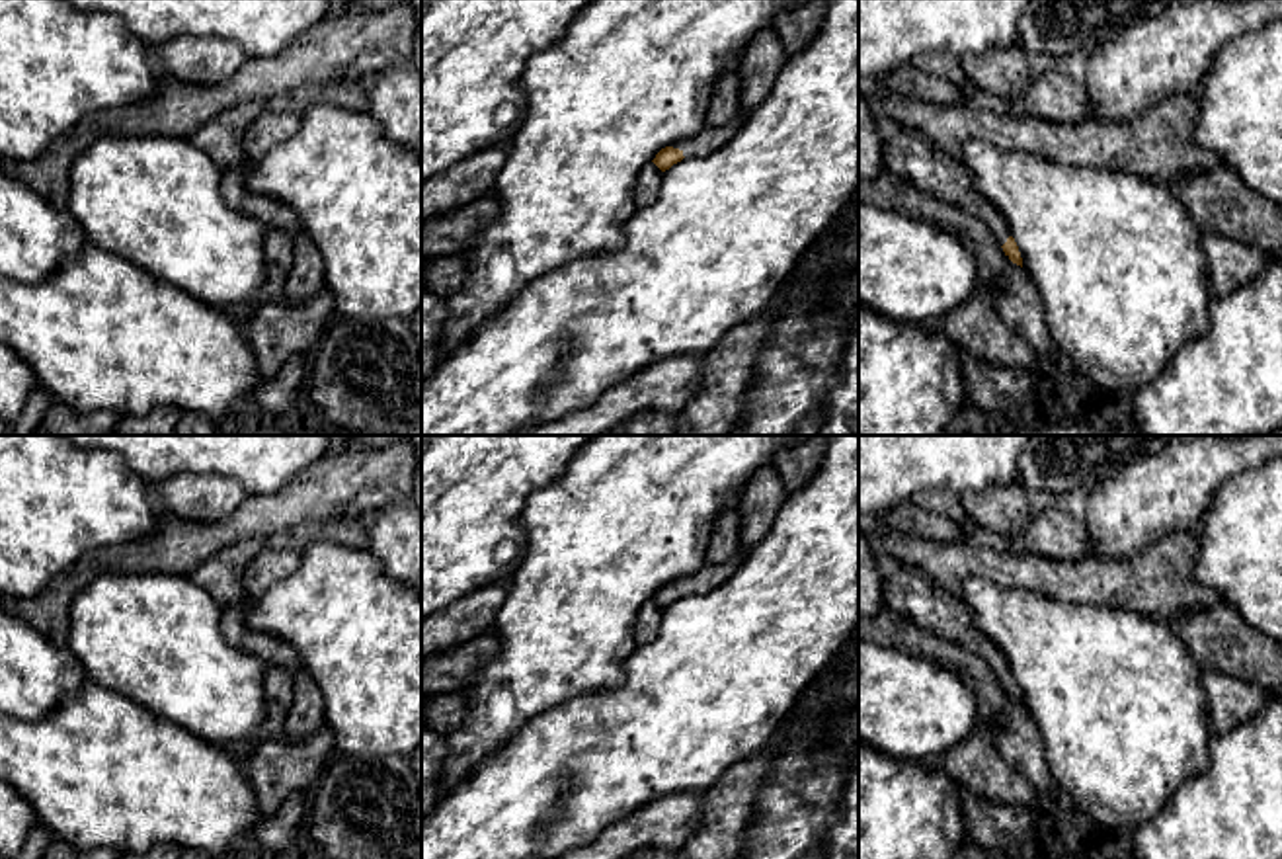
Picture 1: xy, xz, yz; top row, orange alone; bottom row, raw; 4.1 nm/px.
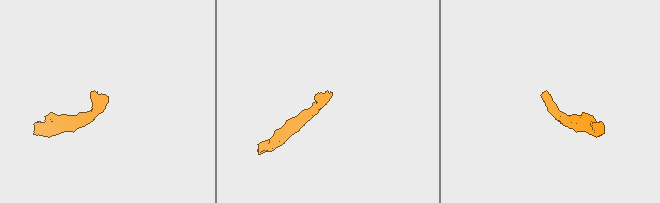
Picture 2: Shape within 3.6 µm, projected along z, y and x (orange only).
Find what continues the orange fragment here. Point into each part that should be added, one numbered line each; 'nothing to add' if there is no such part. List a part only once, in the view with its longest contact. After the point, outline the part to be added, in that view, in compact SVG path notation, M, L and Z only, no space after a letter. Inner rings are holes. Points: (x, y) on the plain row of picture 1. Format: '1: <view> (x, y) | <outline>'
1: xz (709, 576) | M740 552L724 562L704 562L695 574L673 580L685 595L704 593L726 582L741 564Z

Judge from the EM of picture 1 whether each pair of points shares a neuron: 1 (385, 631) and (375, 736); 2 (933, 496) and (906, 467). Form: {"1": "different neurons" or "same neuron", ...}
{"1": "same neuron", "2": "different neurons"}

